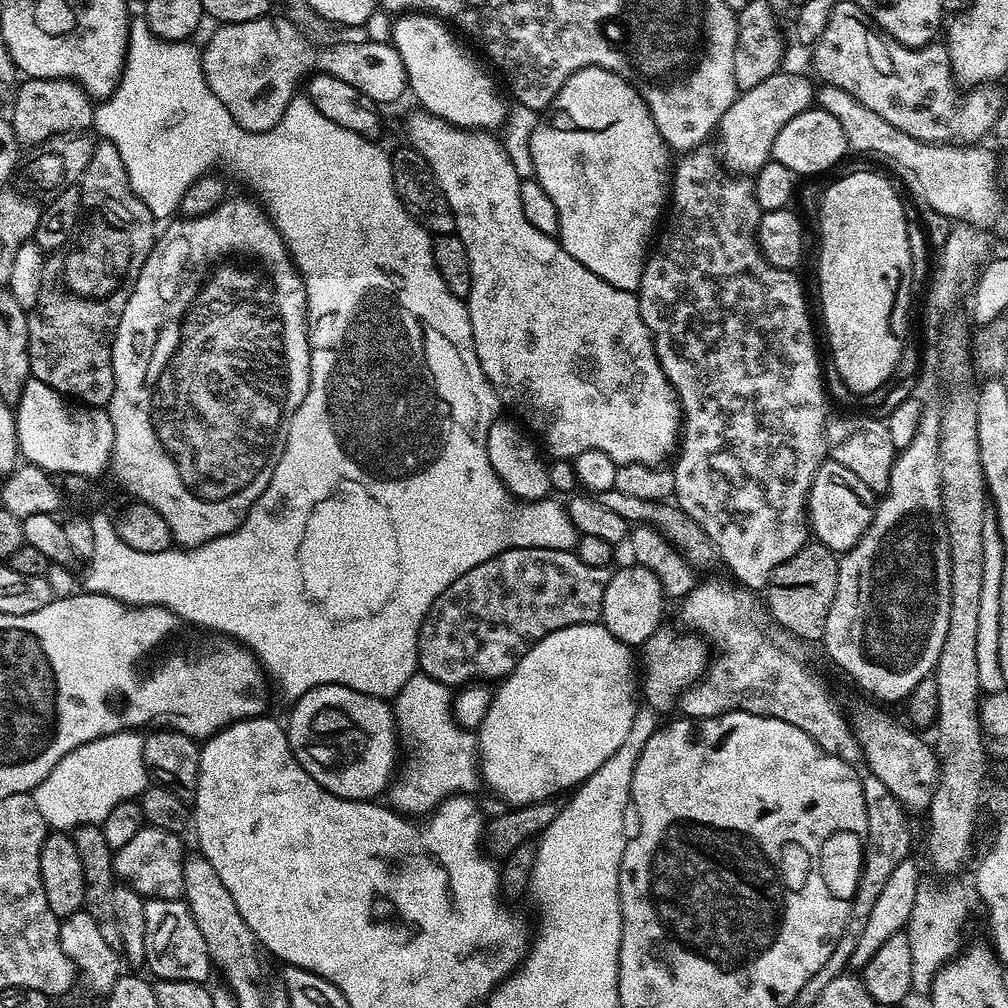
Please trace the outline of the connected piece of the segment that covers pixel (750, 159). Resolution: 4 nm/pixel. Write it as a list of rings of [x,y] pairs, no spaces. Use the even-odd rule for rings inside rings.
[[[781,70],[766,78],[766,82],[758,82],[750,90],[740,92],[735,102],[722,114],[718,125],[718,137],[720,136],[720,148],[718,147],[718,159],[725,169],[732,174],[754,174],[763,164],[768,163],[770,153],[774,146],[774,138],[778,138],[778,130],[790,122],[798,114],[802,114],[814,104],[814,85],[804,76],[796,72]]]

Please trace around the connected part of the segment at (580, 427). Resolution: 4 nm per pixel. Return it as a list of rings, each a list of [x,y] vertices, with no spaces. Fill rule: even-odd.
[[[415,110],[408,116],[408,140],[411,147],[426,158],[442,194],[446,194],[446,202],[454,214],[456,223],[454,232],[459,236],[462,246],[466,246],[466,254],[470,258],[470,294],[466,297],[468,305],[468,317],[474,334],[474,350],[478,354],[478,362],[486,374],[486,378],[492,383],[500,398],[501,405],[513,408],[534,431],[540,435],[539,443],[549,448],[551,454],[557,460],[572,460],[583,452],[601,452],[606,454],[615,464],[650,464],[660,466],[665,463],[668,455],[671,457],[677,451],[682,440],[682,409],[680,400],[676,396],[676,389],[666,378],[662,366],[656,357],[656,348],[652,345],[652,335],[642,322],[640,313],[640,301],[636,292],[618,290],[610,286],[598,274],[586,270],[582,262],[570,258],[566,250],[560,244],[559,239],[542,234],[542,230],[534,230],[530,222],[526,222],[526,214],[522,214],[522,198],[520,197],[520,182],[522,177],[516,173],[514,166],[510,166],[510,158],[506,154],[503,143],[496,140],[491,131],[469,130],[455,128],[437,116],[423,110]]]

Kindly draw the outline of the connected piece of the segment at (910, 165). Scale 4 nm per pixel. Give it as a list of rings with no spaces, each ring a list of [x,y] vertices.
[[[824,84],[817,89],[816,102],[819,107],[833,114],[834,118],[838,118],[851,151],[876,154],[891,162],[904,180],[909,197],[917,207],[925,211],[933,209],[942,216],[978,226],[985,225],[986,221],[995,216],[996,212],[992,208],[996,188],[992,181],[986,180],[985,145],[930,144],[912,138],[832,84]]]

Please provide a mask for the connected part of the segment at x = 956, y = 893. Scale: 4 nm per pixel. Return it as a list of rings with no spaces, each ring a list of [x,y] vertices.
[[[921,882],[918,886],[918,898],[914,910],[908,919],[908,941],[914,958],[912,967],[912,992],[927,997],[932,983],[944,965],[961,951],[960,931],[964,928],[964,919],[968,916],[968,900],[960,888],[939,888],[936,884]]]

